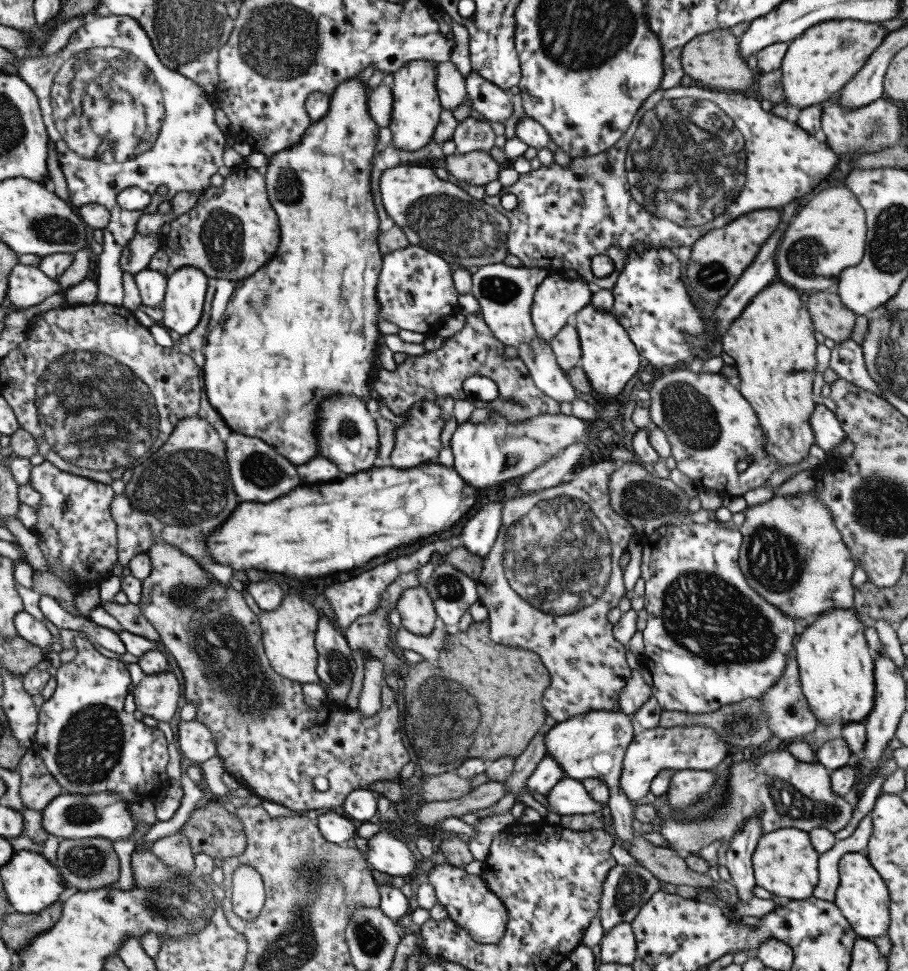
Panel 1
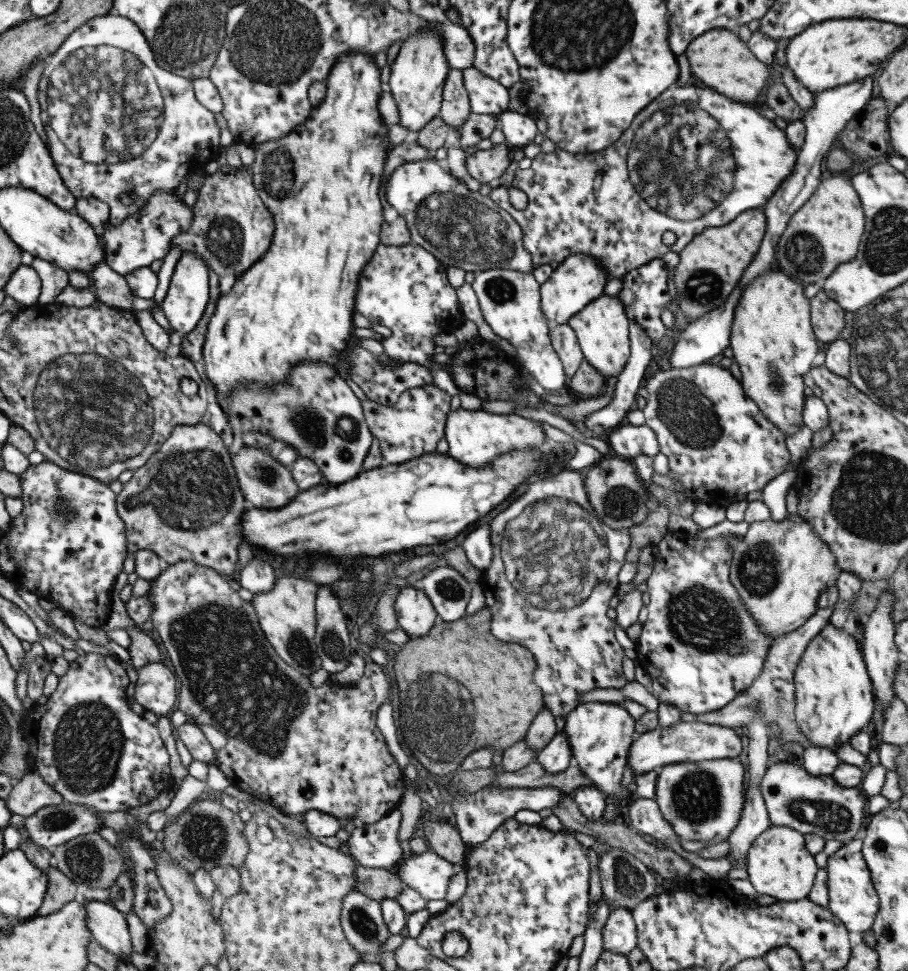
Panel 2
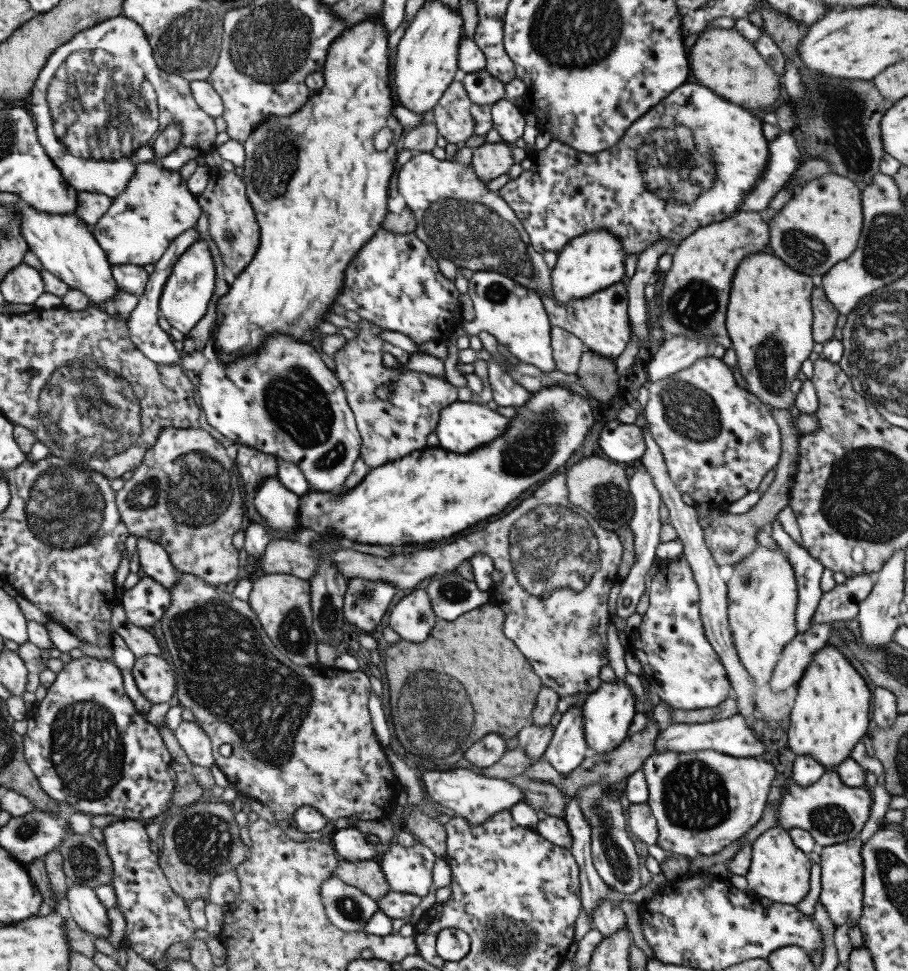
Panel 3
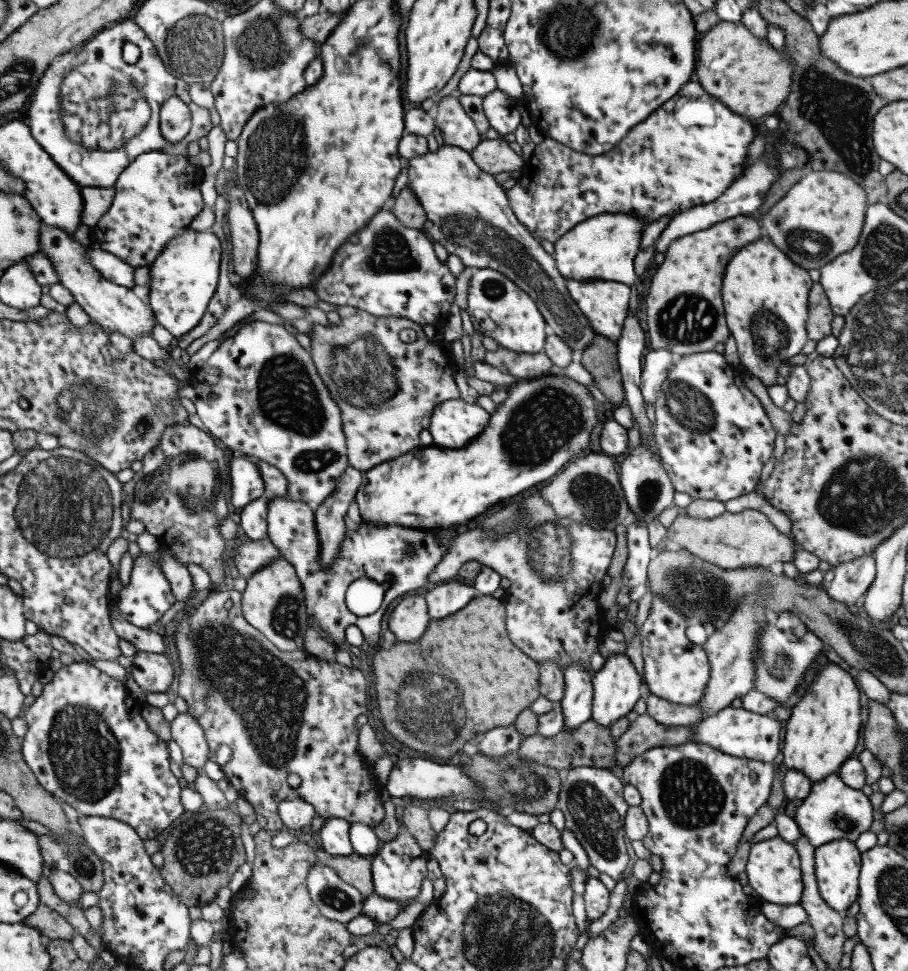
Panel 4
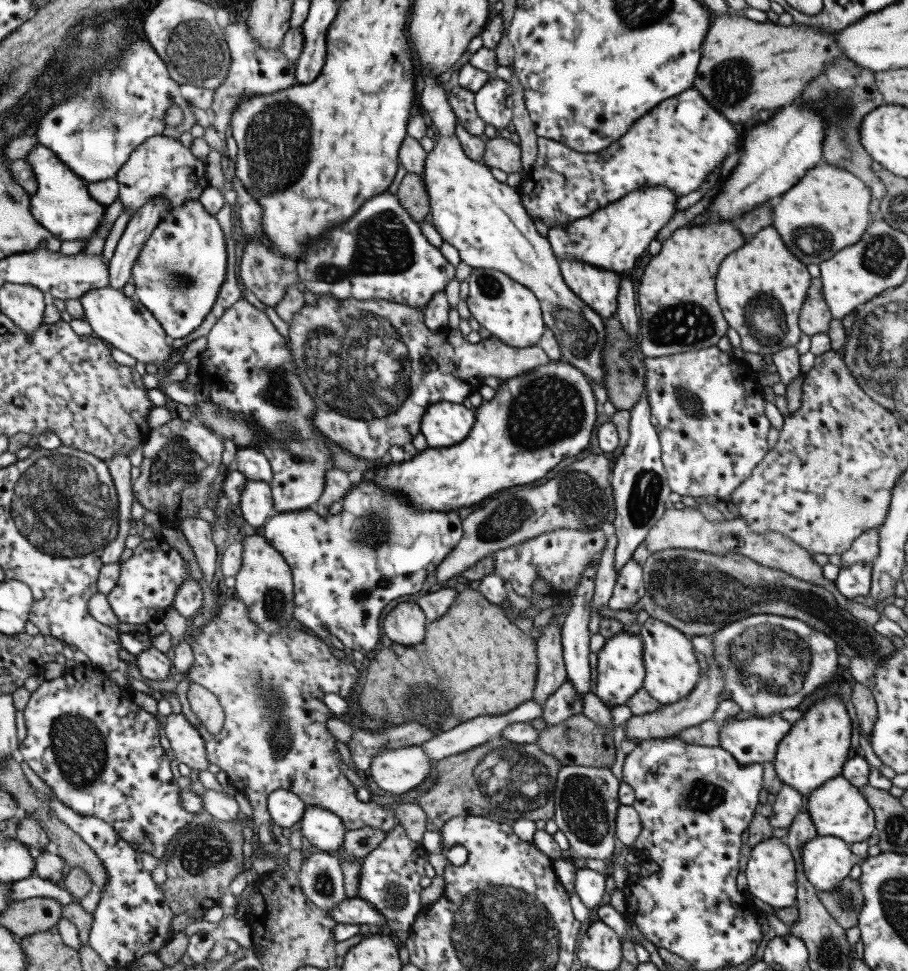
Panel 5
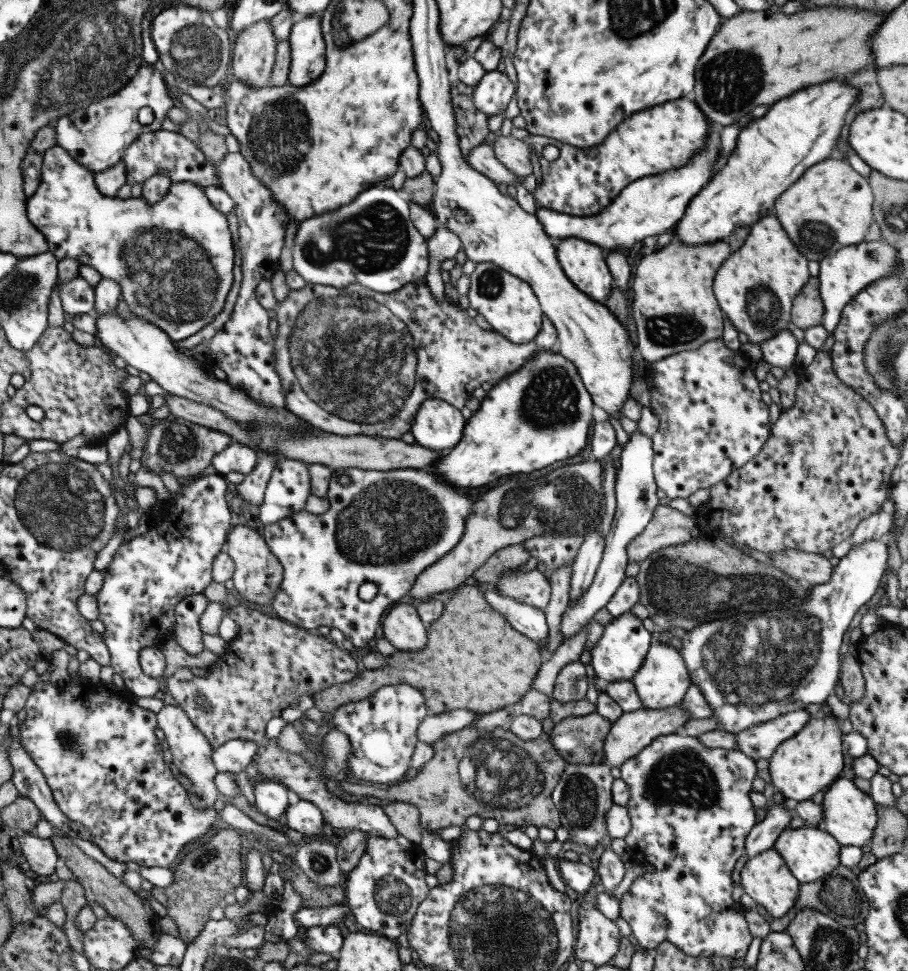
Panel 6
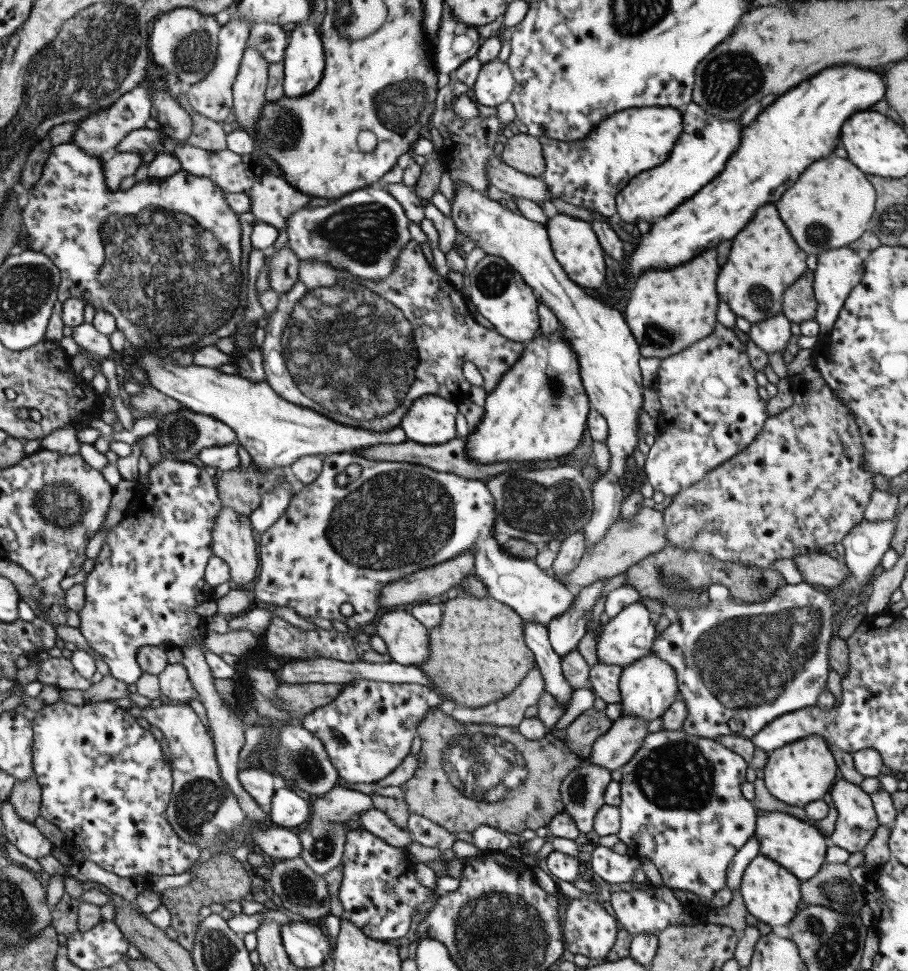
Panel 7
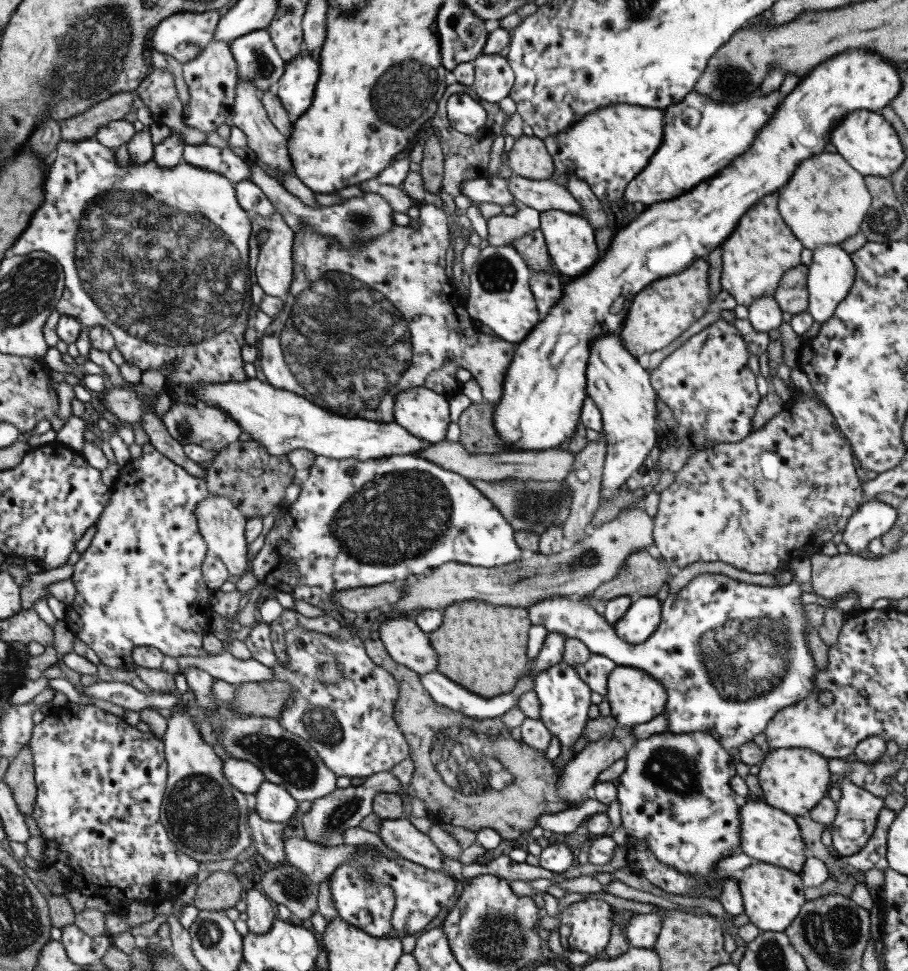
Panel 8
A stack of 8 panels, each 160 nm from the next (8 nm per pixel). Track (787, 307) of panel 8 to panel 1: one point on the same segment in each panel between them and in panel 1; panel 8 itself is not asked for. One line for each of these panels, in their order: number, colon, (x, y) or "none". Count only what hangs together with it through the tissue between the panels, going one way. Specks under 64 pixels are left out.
1: (828, 316)
2: (826, 317)
3: (824, 317)
4: (820, 316)
5: (814, 318)
6: (807, 310)
7: (798, 304)

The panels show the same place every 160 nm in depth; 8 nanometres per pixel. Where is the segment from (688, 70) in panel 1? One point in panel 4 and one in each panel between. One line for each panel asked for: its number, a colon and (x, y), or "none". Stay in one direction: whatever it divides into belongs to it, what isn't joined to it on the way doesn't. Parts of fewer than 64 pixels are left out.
2: (718, 58)
3: (721, 59)
4: (744, 72)

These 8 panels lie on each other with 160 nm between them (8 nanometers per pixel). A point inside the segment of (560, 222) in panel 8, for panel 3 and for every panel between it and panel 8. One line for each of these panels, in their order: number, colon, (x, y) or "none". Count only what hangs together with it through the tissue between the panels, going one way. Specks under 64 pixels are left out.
3: (600, 321)
4: (605, 304)
5: (597, 288)
6: (583, 263)
7: (575, 247)

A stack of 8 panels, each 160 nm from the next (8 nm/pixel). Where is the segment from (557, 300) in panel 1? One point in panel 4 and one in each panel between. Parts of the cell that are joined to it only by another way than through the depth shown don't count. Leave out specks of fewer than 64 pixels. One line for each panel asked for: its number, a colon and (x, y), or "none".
2: (577, 280)
3: (591, 261)
4: (602, 247)

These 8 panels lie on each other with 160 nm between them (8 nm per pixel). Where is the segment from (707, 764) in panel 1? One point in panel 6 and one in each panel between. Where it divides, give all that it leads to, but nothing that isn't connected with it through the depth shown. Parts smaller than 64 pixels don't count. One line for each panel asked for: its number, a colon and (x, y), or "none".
2: (695, 741)
3: (732, 735)
4: (739, 733)
5: (753, 740)
6: (759, 741)

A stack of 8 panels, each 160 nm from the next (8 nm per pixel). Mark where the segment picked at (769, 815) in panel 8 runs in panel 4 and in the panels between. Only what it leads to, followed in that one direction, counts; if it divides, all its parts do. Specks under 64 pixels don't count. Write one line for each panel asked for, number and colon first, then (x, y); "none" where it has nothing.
4: (836, 864)
5: (825, 861)
6: (809, 853)
7: (799, 848)

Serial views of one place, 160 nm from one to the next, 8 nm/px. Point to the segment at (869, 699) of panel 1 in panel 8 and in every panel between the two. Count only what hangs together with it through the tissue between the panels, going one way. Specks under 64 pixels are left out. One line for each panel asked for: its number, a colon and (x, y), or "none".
2: (833, 695)
3: (829, 715)
4: (821, 731)
5: (814, 750)
6: (801, 767)
7: (801, 772)
8: (794, 780)

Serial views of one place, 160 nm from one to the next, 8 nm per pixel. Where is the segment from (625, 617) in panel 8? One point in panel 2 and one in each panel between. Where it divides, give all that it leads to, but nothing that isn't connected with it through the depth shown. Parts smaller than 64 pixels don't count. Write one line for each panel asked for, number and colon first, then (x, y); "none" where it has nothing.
2: (599, 734)
3: (606, 712)
4: (616, 685)
5: (620, 670)
6: (618, 653)
7: (626, 637)

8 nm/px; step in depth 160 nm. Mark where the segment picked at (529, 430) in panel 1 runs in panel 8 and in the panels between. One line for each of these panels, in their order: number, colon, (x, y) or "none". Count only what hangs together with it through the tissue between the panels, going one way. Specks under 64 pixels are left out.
2: (474, 437)
3: (462, 426)
4: (453, 423)
5: (444, 424)
6: (438, 426)
7: (430, 419)
8: (425, 414)

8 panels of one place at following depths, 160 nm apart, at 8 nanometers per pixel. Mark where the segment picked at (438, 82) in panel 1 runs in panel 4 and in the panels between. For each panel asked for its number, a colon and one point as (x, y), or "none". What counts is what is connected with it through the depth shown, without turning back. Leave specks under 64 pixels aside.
2: (454, 107)
3: (451, 114)
4: (457, 129)

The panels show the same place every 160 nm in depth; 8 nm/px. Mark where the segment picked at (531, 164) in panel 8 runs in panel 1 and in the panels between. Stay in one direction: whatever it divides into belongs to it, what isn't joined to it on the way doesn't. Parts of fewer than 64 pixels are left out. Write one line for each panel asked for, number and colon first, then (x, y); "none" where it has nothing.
1: (477, 168)
2: (485, 166)
3: (489, 160)
4: (493, 156)
5: (501, 153)
6: (512, 153)
7: (522, 152)

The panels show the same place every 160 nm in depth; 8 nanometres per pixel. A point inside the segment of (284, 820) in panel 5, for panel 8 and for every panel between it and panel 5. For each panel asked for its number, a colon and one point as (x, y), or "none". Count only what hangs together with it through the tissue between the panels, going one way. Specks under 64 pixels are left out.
6: (271, 798)
7: (257, 781)
8: (244, 777)

